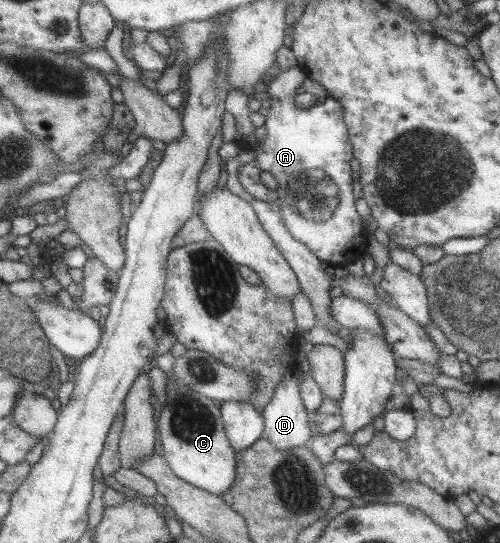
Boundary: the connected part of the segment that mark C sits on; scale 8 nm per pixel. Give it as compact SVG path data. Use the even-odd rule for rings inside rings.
M169 352L156 356L154 362L166 374L165 401L156 424L162 446L160 456L178 478L220 497L234 480L236 458L223 430L219 405L170 376L175 358Z

